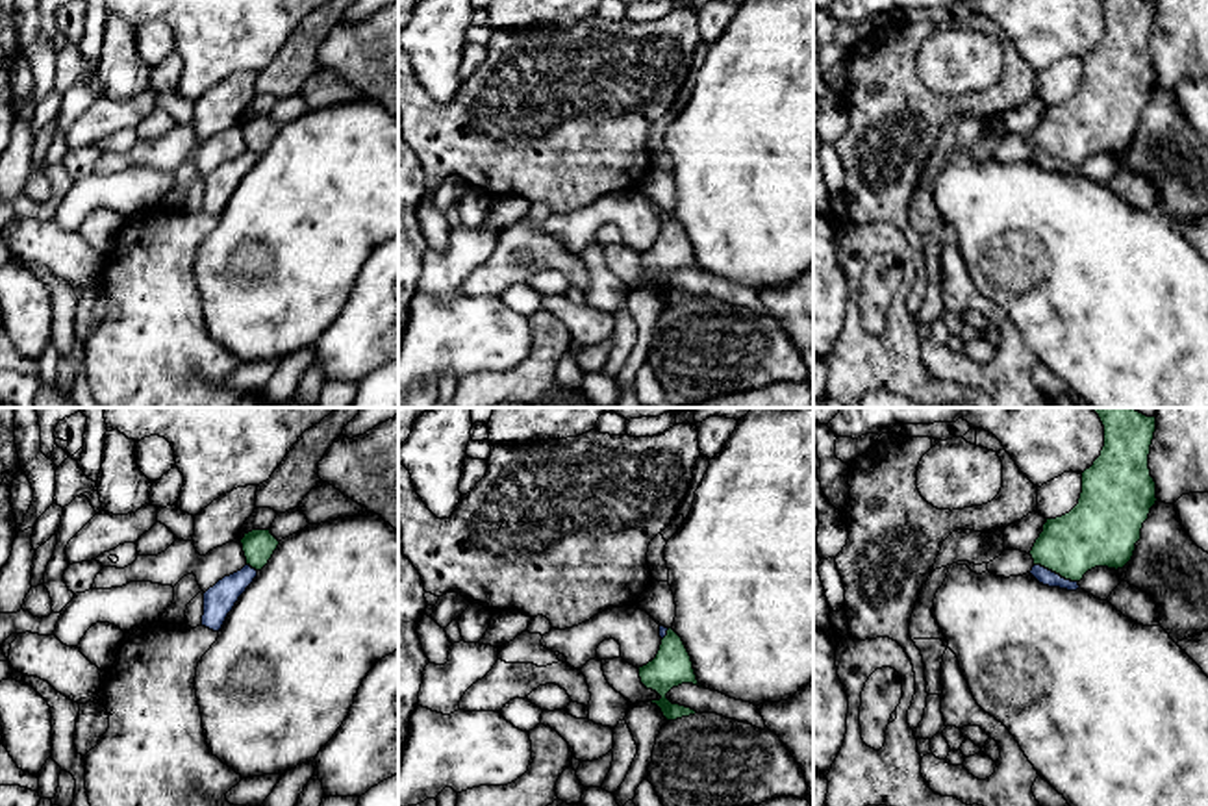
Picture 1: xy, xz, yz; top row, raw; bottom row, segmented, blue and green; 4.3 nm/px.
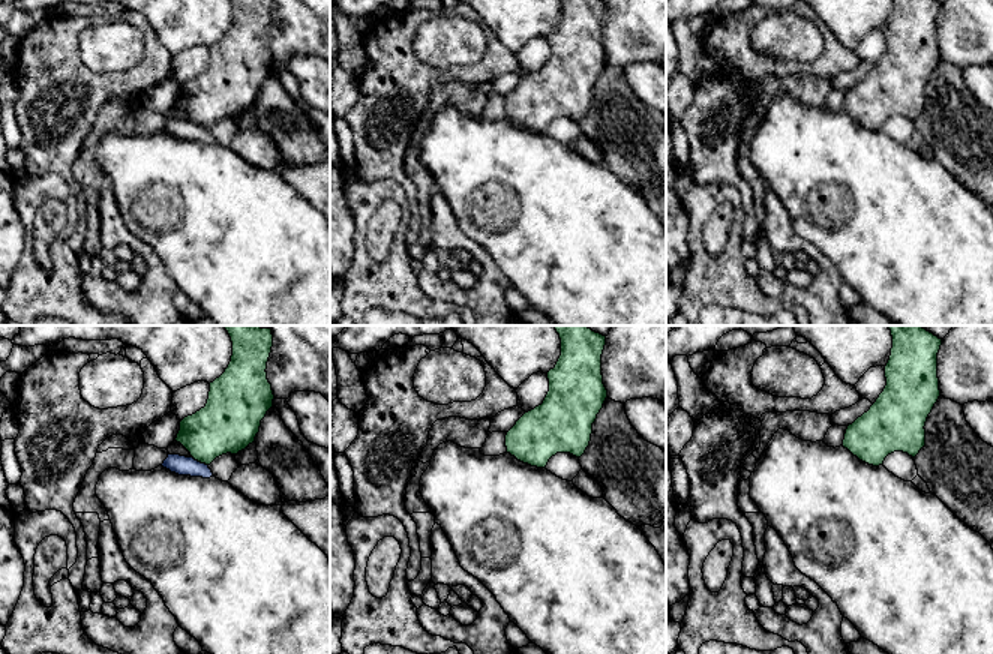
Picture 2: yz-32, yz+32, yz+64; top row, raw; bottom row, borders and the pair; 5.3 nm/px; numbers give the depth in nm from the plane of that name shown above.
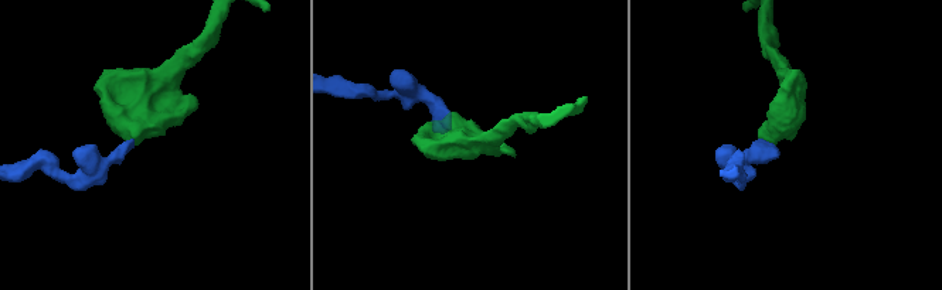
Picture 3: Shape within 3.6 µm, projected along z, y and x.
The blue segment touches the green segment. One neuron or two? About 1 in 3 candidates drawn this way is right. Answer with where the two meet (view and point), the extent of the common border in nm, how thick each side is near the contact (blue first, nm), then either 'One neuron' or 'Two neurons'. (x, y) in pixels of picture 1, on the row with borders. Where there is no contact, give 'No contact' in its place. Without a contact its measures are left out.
Touches blue at yz (1055, 573). Shared border 200 nm. Thickness 70 nm (blue) against 300 nm. Two neurons

